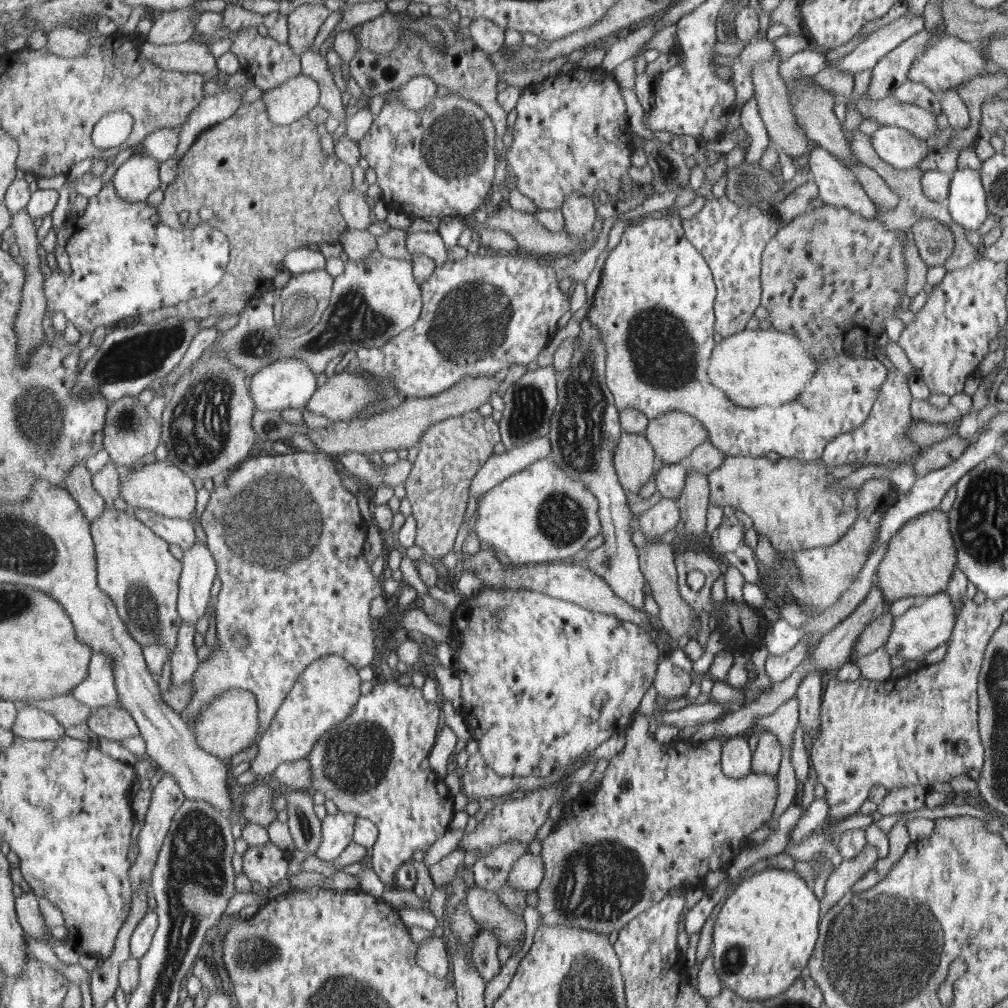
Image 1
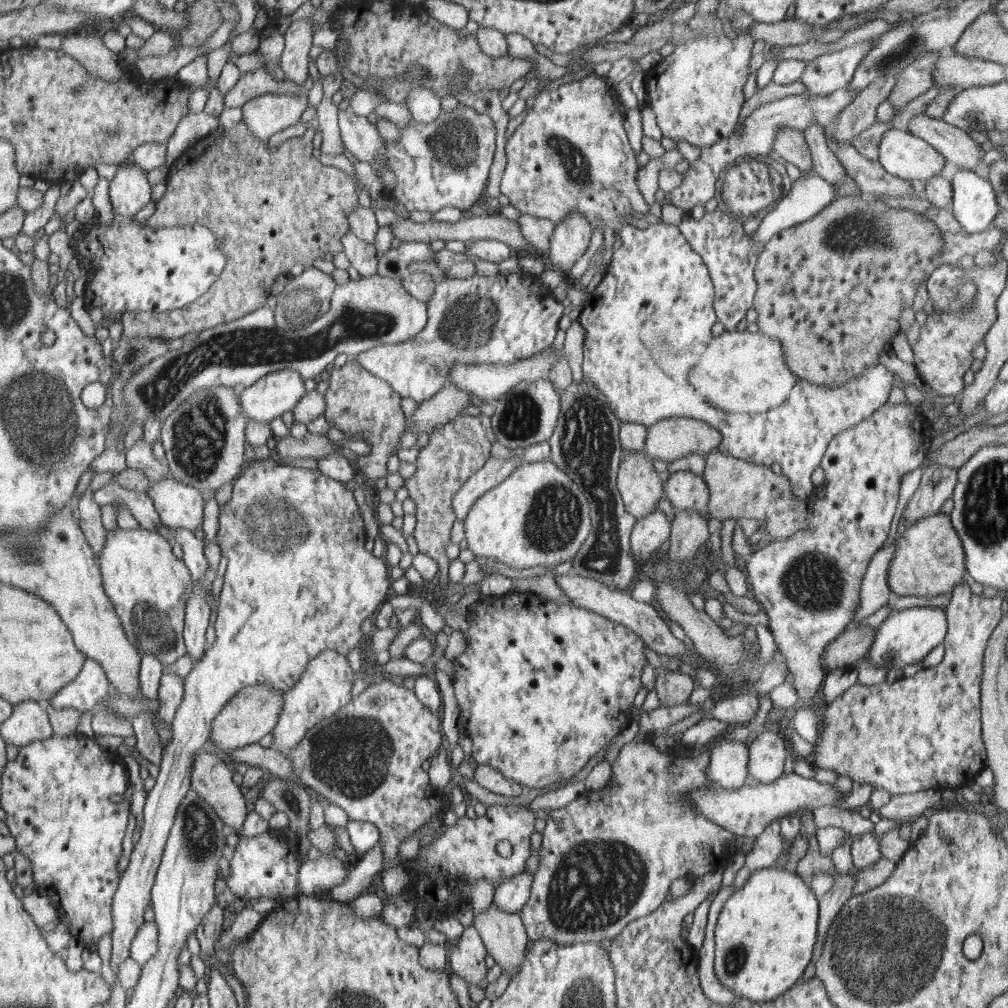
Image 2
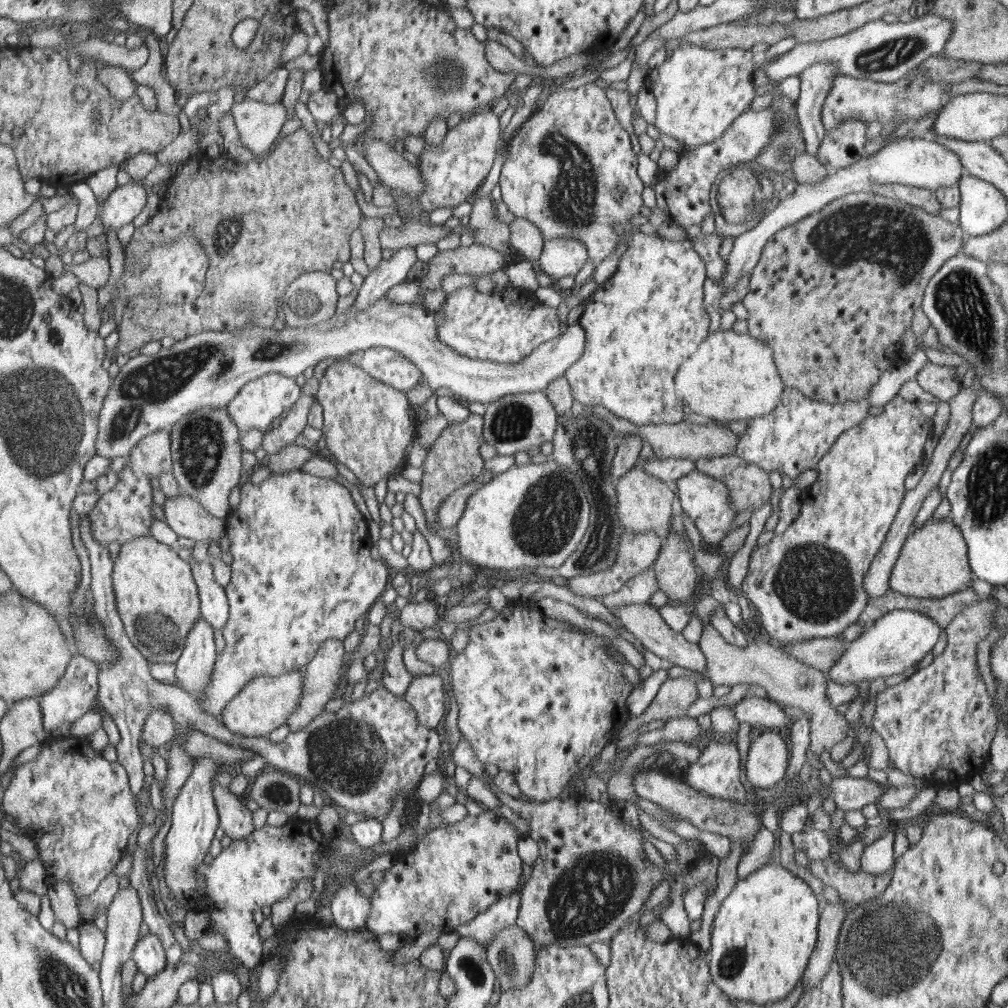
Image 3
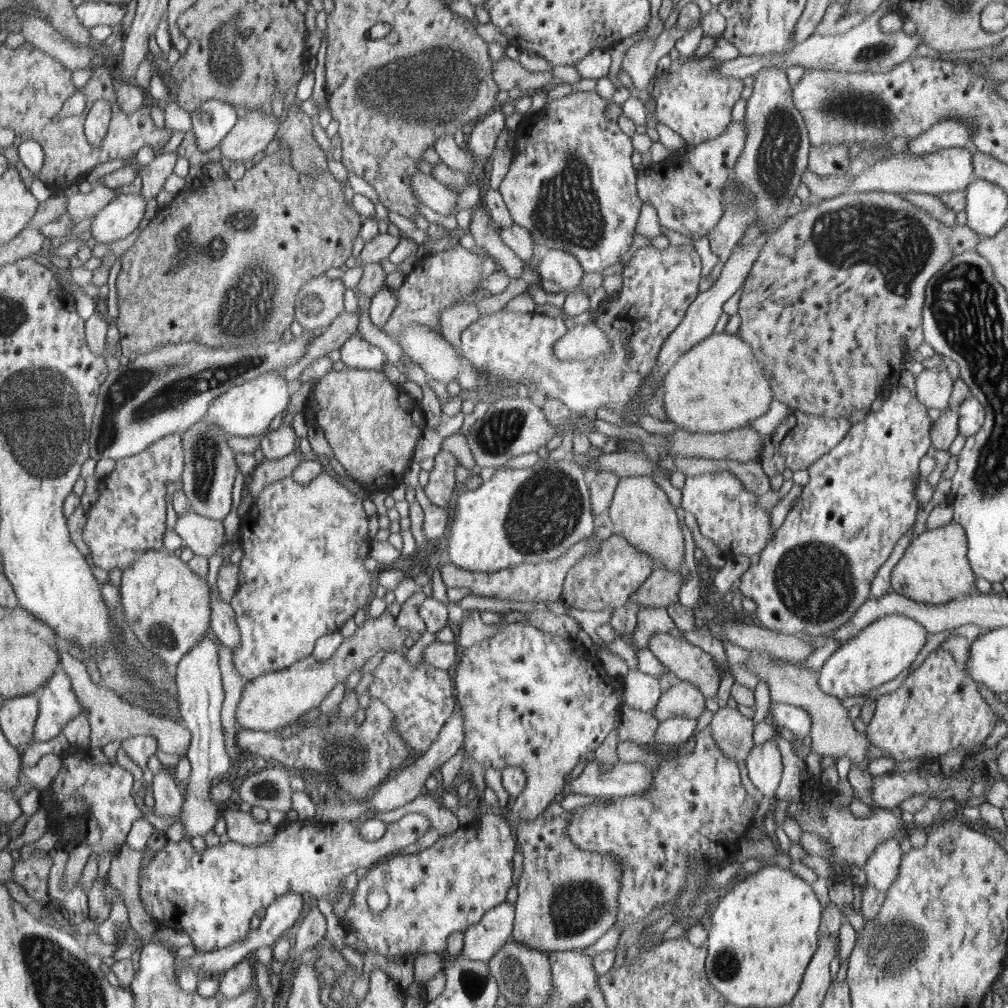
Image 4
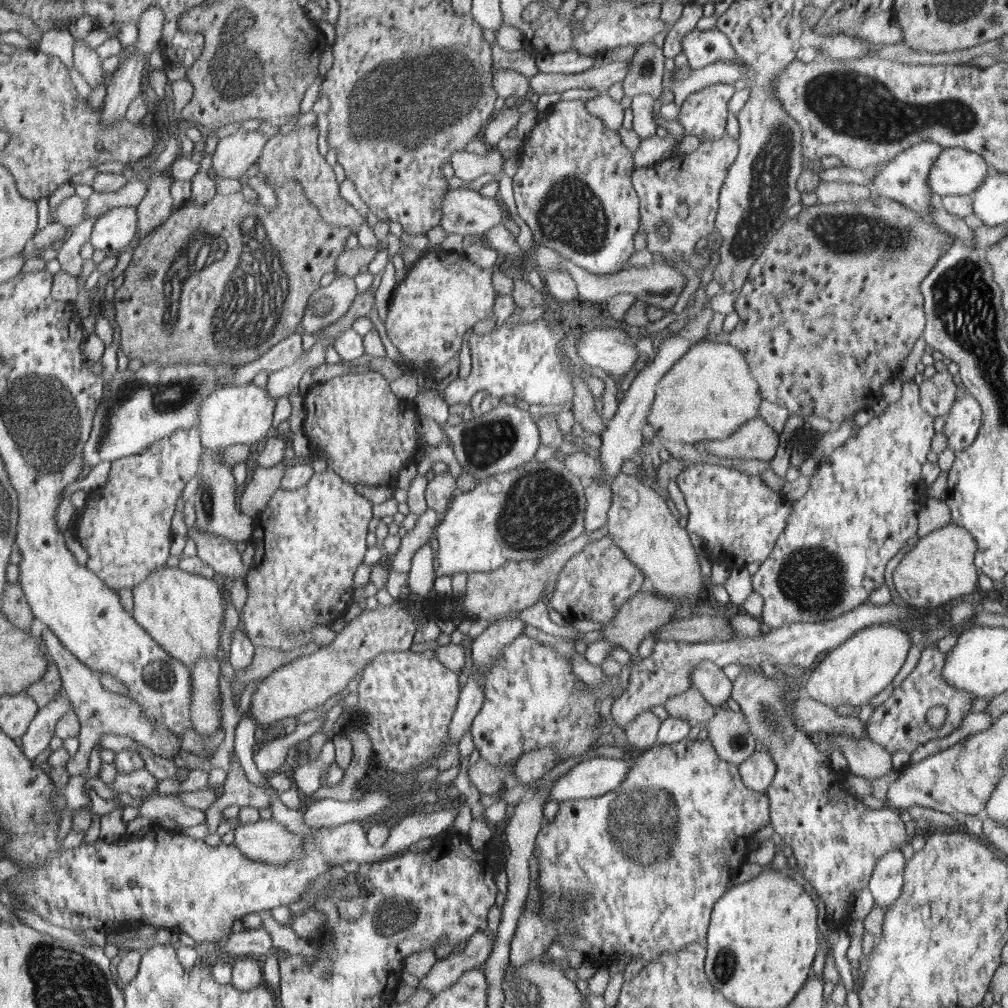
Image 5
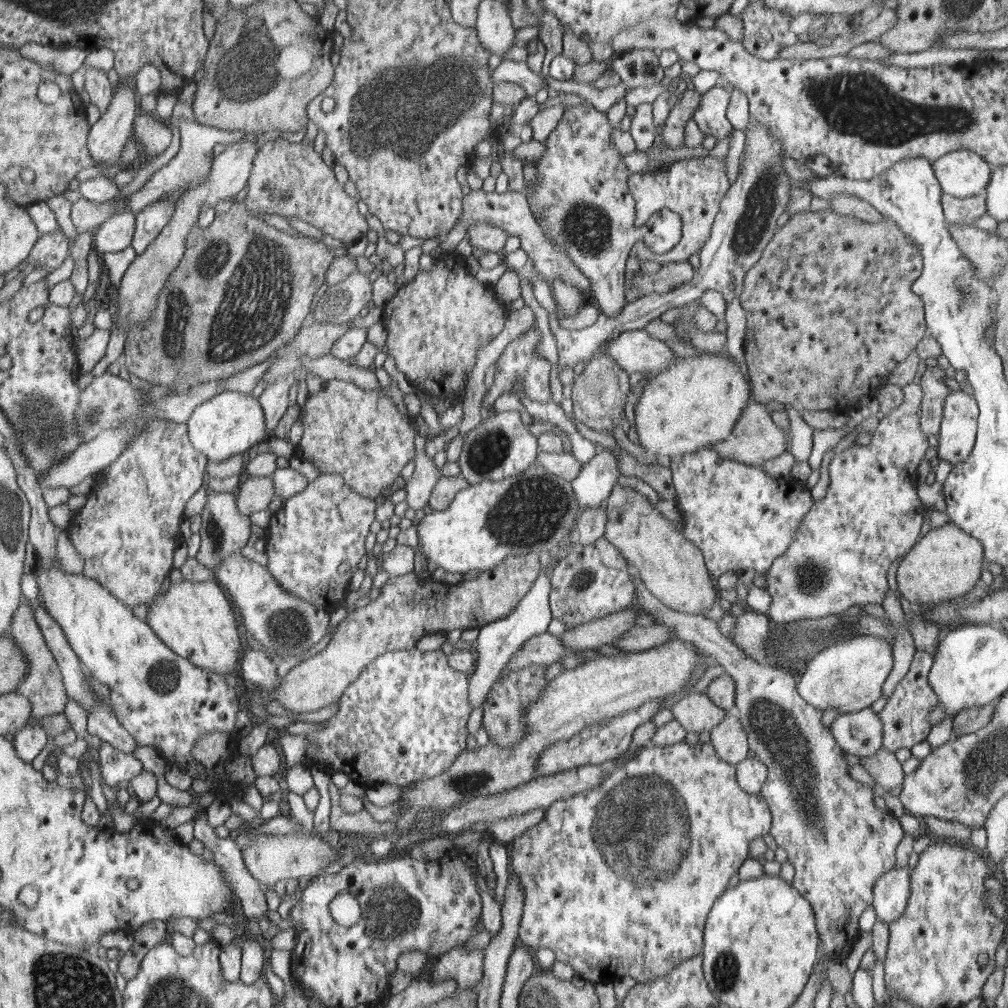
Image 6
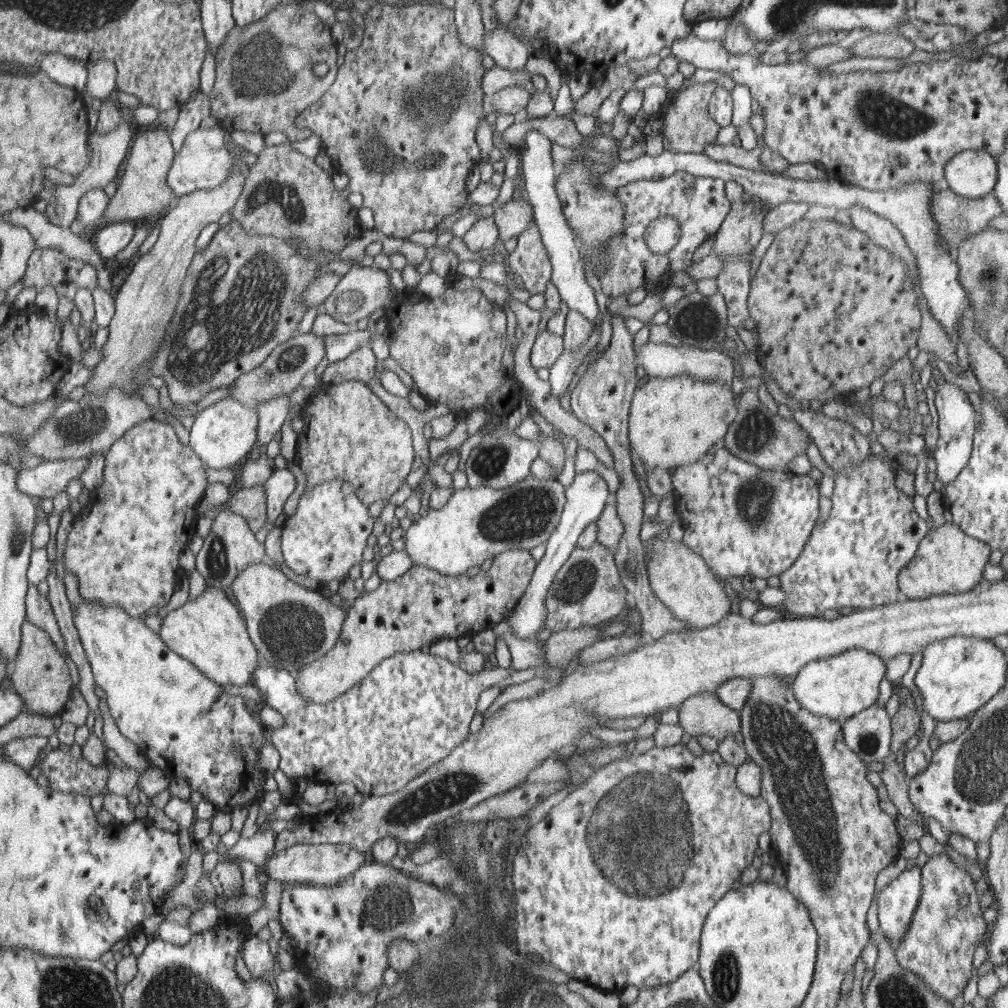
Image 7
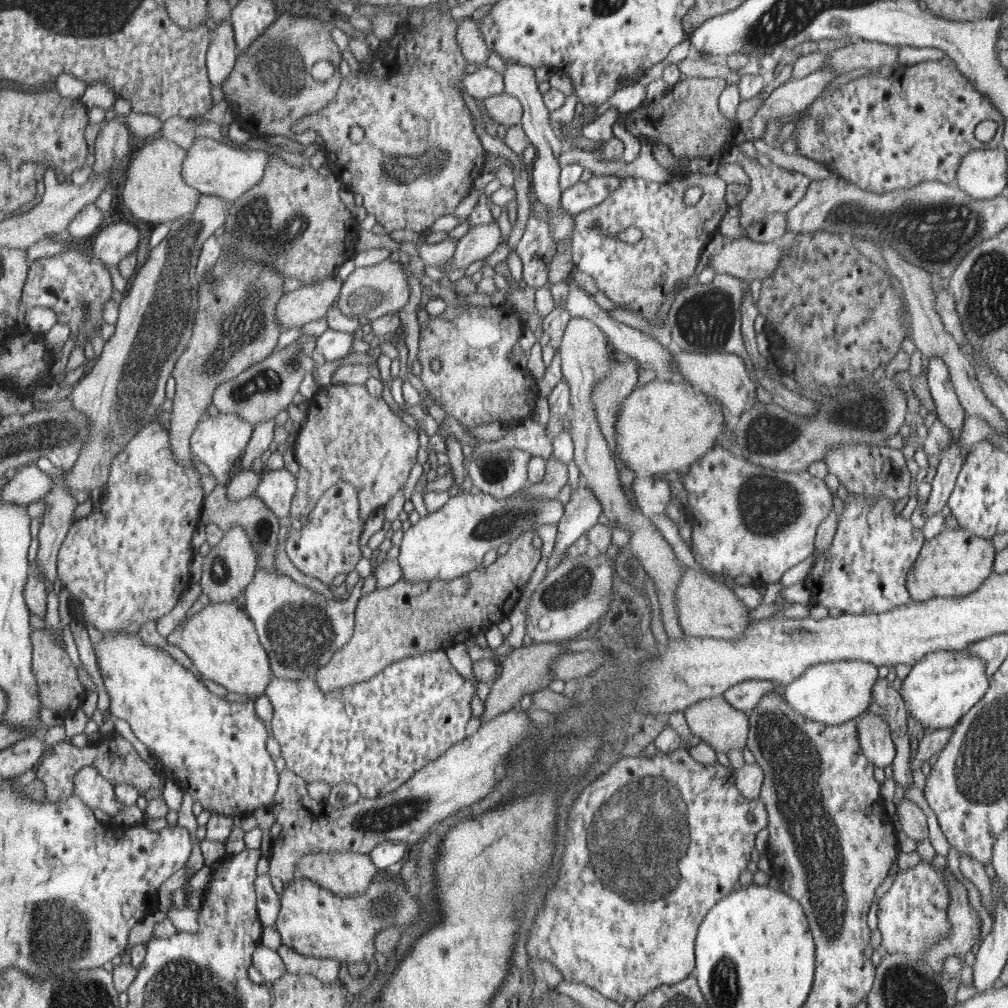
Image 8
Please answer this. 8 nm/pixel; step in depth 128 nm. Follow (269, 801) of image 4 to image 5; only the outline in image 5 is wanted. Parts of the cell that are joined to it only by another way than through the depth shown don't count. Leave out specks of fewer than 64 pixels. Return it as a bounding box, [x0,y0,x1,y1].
[205,752,269,834]

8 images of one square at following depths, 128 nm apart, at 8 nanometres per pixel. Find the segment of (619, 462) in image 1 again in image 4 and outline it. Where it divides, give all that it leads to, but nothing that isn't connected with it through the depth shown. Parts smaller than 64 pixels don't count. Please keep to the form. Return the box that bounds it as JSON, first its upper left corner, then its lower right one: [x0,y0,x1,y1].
[609,475,686,571]

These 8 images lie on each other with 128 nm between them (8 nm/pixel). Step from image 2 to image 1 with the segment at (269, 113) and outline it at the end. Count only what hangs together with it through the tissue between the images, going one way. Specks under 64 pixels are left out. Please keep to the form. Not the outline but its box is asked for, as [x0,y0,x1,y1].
[261,74,320,125]

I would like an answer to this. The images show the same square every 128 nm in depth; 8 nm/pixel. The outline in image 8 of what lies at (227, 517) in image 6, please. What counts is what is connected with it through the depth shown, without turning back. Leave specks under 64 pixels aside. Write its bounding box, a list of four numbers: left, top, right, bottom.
[200,525,258,602]

